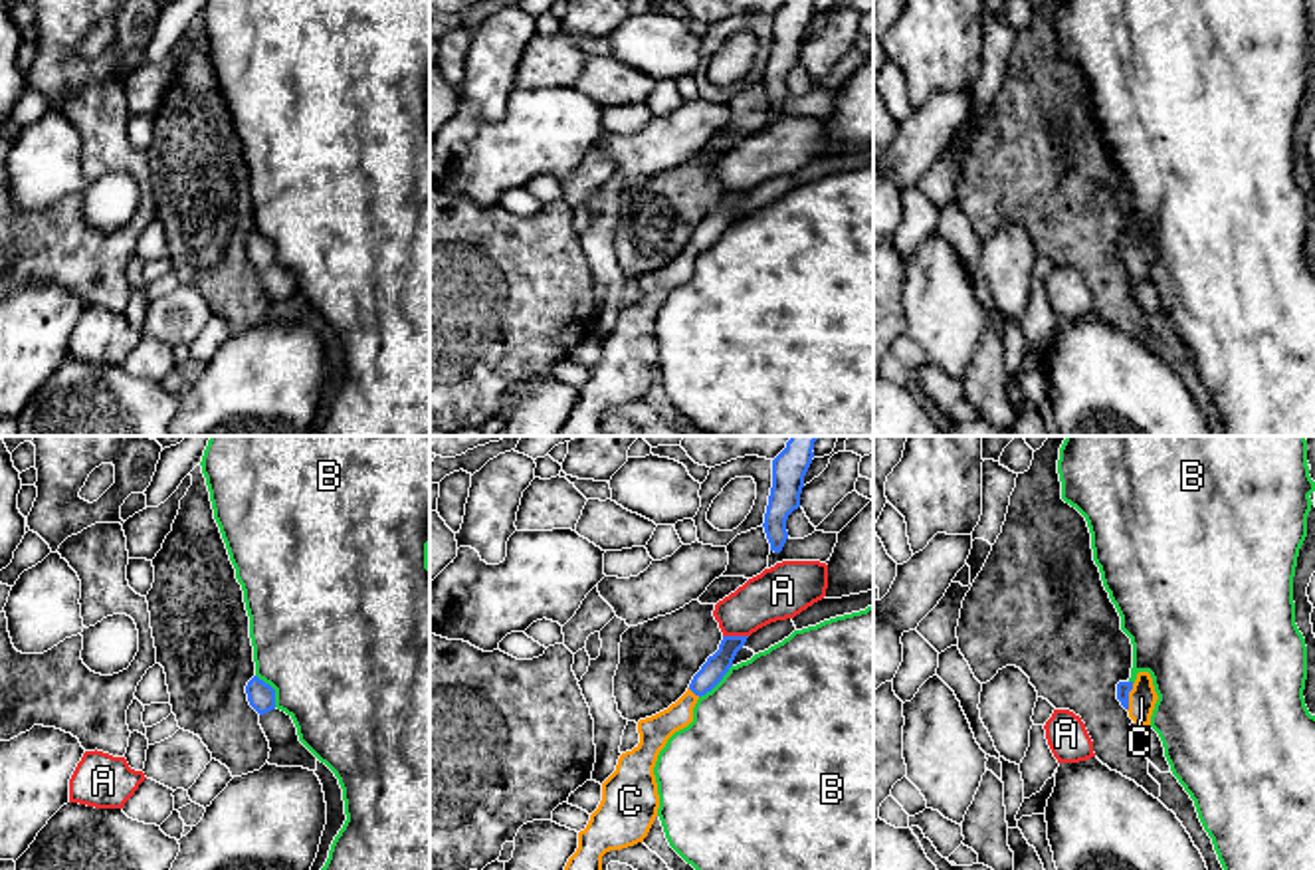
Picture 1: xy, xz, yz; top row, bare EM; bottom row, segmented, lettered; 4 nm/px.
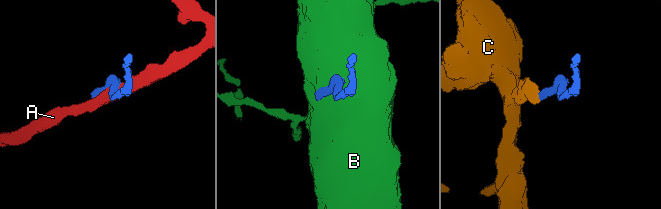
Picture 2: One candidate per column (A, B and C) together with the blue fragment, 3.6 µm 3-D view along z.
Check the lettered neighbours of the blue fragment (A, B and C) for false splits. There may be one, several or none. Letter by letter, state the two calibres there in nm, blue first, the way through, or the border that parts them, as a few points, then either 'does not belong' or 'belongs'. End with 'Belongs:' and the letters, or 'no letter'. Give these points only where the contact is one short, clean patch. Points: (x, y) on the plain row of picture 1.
A: 100 nm thick on the blue side, 220 nm on the other; does not belong
B: 100 nm thick on the blue side, 500 nm on the other; does not belong
C: 60 nm thick on the blue side, 110 nm on the other; runs through yz (1123, 244), (1127, 254), (1141, 254); belongs
Belongs: C

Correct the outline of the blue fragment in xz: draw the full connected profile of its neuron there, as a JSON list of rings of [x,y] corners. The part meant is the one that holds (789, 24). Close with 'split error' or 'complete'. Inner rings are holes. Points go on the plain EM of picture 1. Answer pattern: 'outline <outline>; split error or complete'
outline [[[786,0],[772,16],[772,44],[762,83],[774,109],[780,109],[788,95],[788,71],[800,63],[804,32],[814,14],[812,6],[814,0]]]; complete

